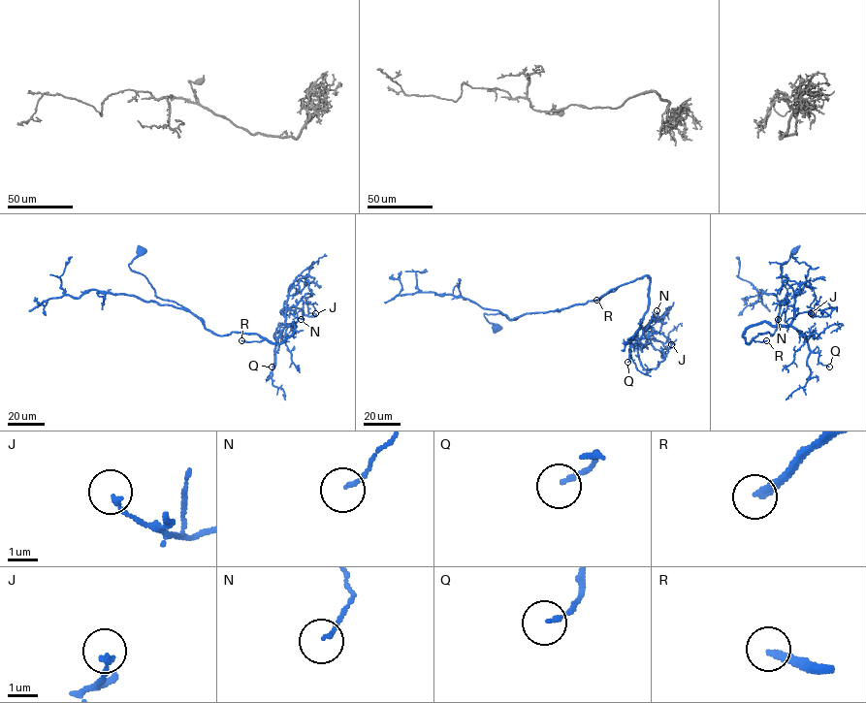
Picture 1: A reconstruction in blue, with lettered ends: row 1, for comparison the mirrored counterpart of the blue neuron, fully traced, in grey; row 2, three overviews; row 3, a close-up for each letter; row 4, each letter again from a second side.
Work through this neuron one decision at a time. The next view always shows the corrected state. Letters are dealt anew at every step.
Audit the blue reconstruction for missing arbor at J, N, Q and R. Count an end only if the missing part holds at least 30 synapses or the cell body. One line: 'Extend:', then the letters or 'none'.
Extend: none

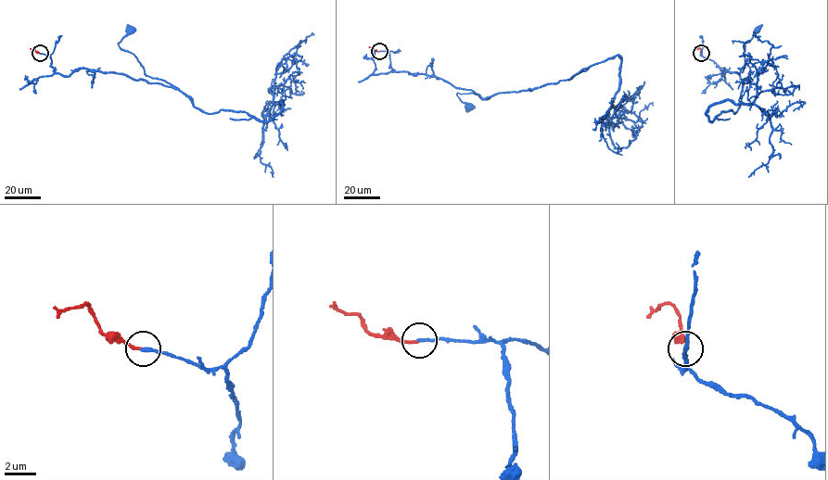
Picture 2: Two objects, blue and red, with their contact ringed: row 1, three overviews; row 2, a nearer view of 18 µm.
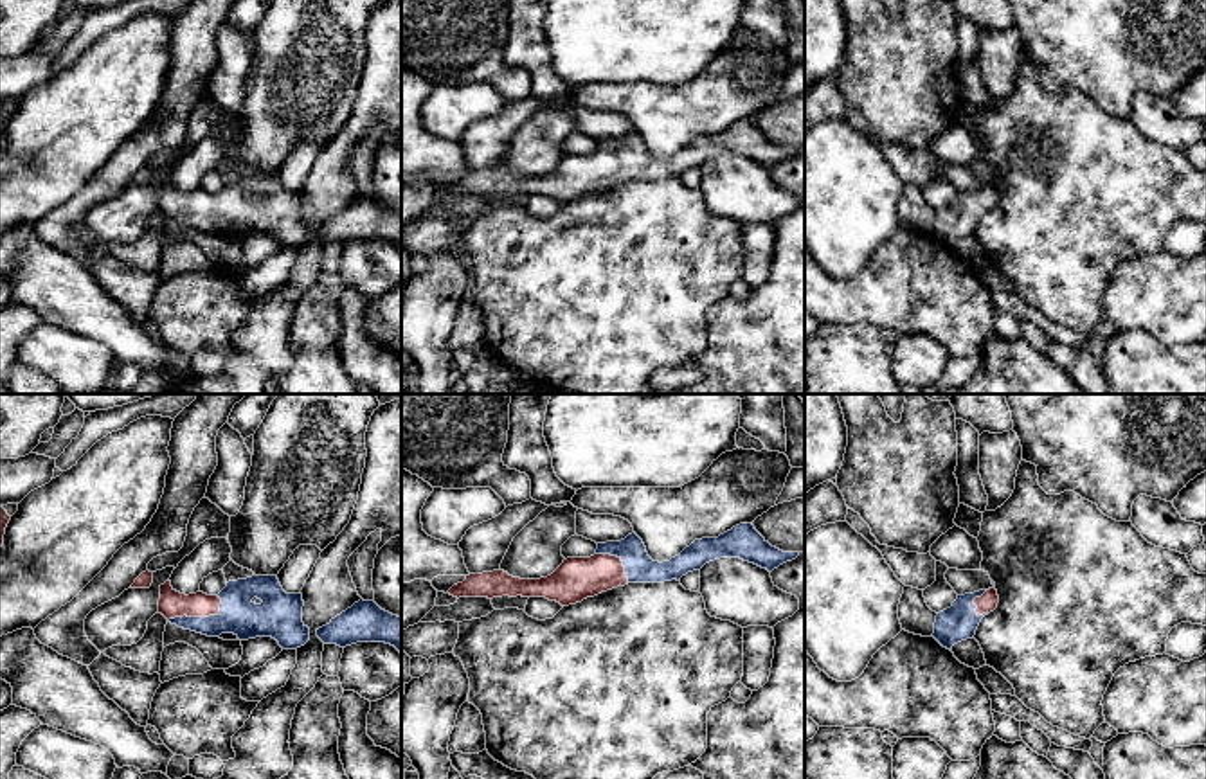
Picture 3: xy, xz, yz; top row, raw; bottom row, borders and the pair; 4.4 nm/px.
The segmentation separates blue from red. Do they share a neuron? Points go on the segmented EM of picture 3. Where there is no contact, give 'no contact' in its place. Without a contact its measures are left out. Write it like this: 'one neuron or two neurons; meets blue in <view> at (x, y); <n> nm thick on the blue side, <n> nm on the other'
one neuron; meets blue in xy at (198, 617); 170 nm thick on the blue side, 120 nm on the other

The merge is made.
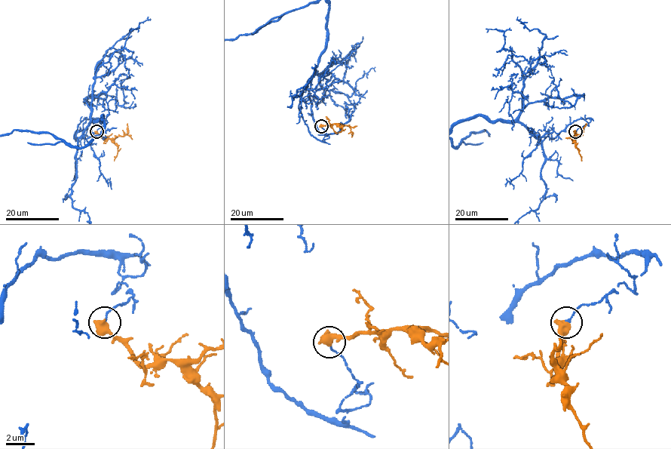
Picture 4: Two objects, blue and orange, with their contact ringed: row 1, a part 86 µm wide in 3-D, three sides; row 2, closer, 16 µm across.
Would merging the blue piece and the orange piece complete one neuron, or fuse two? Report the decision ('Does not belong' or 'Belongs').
Does not belong

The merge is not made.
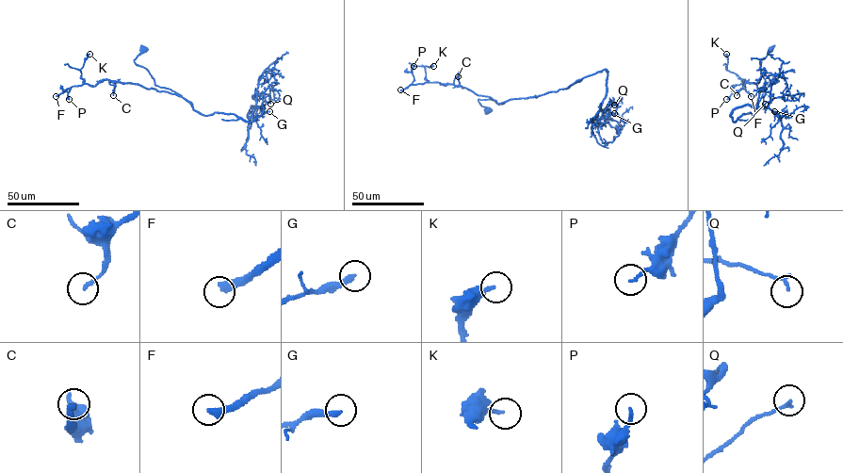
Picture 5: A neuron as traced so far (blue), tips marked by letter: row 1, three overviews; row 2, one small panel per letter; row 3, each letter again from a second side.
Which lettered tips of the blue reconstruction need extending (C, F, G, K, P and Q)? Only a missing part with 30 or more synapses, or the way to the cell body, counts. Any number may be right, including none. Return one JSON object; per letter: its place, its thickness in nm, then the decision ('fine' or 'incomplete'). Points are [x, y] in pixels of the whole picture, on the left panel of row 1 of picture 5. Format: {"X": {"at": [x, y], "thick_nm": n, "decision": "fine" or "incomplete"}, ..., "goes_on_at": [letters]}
{"C": {"at": [113, 95], "thick_nm": 180, "decision": "incomplete"}, "F": {"at": [56, 96], "thick_nm": 360, "decision": "incomplete"}, "G": {"at": [269, 111], "thick_nm": 280, "decision": "fine"}, "K": {"at": [89, 54], "thick_nm": 140, "decision": "fine"}, "P": {"at": [69, 99], "thick_nm": 140, "decision": "fine"}, "Q": {"at": [270, 104], "thick_nm": 160, "decision": "fine"}, "goes_on_at": ["C", "F"]}

